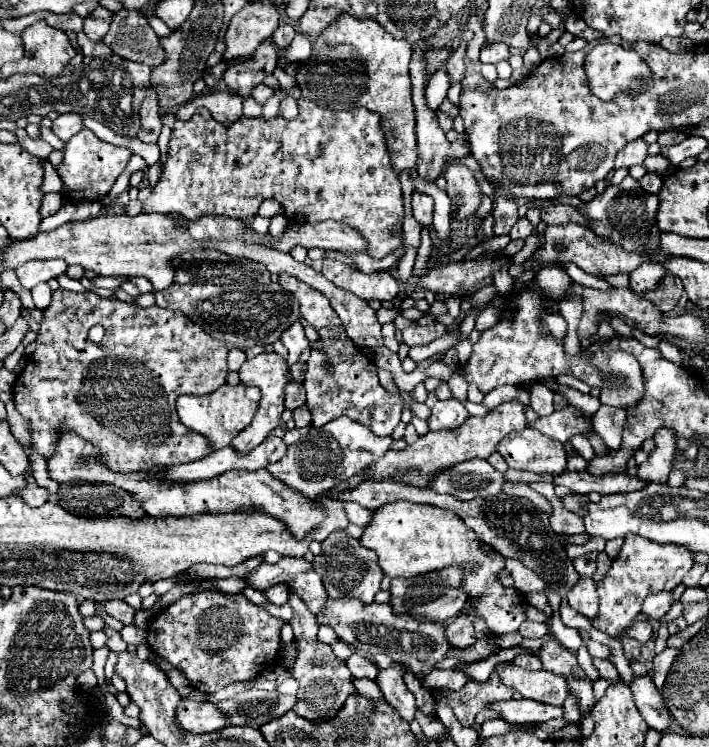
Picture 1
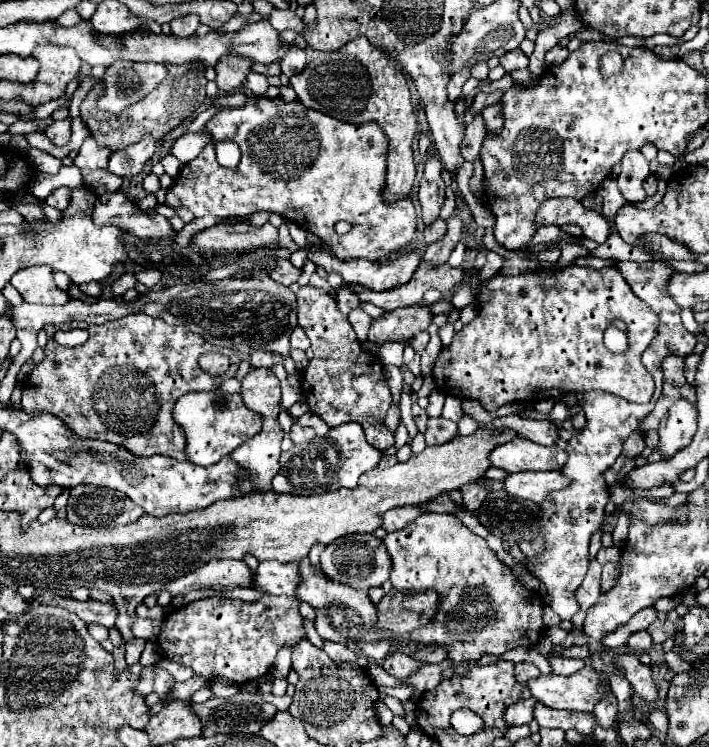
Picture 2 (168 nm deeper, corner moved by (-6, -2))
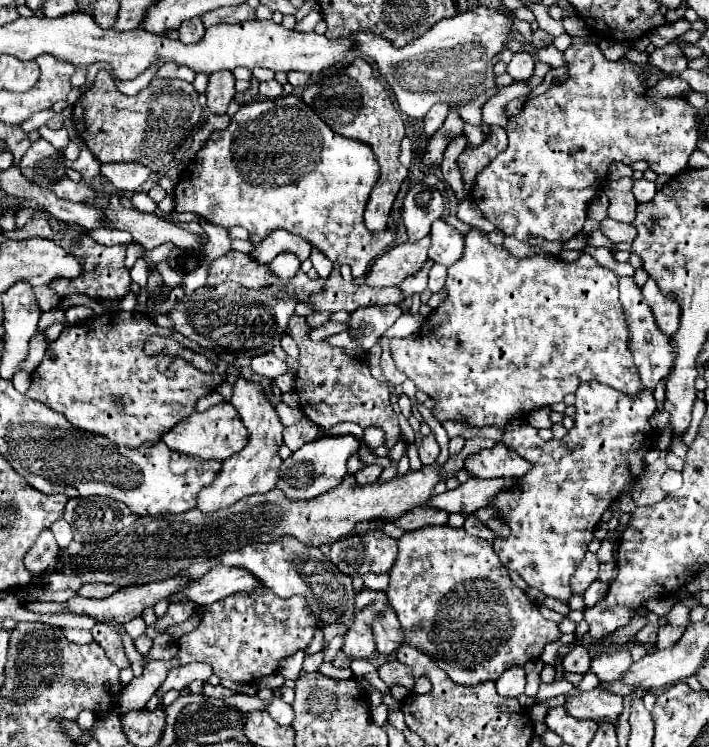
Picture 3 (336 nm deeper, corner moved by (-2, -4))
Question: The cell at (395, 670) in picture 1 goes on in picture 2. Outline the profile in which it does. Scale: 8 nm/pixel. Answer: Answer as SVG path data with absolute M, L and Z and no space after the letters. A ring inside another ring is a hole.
M400 651L390 653L390 655L384 659L384 663L382 663L382 667L386 669L386 673L390 673L392 677L396 677L396 679L400 679L400 681L404 681L404 679L408 679L410 675L414 675L422 665L424 665L422 661L416 661L414 657L406 655L406 653L400 653Z

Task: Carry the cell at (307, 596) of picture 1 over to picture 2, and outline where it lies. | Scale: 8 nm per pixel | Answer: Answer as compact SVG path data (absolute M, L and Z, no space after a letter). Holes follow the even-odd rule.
M262 561L254 575L254 587L266 591L268 595L296 597L300 583L300 563L278 563Z

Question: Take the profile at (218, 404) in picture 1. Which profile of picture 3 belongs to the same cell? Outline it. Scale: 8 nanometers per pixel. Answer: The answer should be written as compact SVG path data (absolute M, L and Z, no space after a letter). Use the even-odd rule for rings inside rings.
M220 403L210 407L204 413L192 413L182 423L174 425L166 435L162 435L162 441L172 451L180 451L202 459L226 461L246 445L246 429L242 427L242 421L238 419L238 413L234 411L234 407L230 403Z

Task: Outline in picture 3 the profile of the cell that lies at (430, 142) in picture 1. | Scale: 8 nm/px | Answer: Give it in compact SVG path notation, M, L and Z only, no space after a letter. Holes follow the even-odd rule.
M416 183L406 193L400 211L408 241L416 243L430 233L432 221L444 215L444 199L438 189L428 187L424 183Z

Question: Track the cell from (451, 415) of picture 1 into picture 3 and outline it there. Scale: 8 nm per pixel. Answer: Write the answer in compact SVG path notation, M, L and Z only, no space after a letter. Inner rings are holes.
M428 435L428 437L422 437L422 443L418 447L418 453L420 453L420 461L422 465L430 465L436 461L438 453L440 453L440 447L434 439L434 435Z

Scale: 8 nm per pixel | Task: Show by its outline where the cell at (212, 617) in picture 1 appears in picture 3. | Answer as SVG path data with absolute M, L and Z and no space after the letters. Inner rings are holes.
M258 587L250 593L240 591L218 603L206 605L200 625L192 633L176 641L176 645L180 647L178 657L174 661L150 661L144 667L142 677L134 677L126 685L118 701L120 713L144 709L146 701L164 683L168 669L192 661L212 665L214 675L218 675L220 679L230 679L236 683L258 683L256 679L272 675L284 657L306 649L320 625L322 621L312 613L302 595L282 599L272 591L266 591L266 587Z

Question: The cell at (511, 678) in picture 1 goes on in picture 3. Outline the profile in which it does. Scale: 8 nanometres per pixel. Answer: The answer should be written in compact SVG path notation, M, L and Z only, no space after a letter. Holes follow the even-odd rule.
M572 689L568 695L566 709L576 719L592 719L592 721L608 721L610 725L618 725L618 717L624 709L624 699L610 691L584 691Z

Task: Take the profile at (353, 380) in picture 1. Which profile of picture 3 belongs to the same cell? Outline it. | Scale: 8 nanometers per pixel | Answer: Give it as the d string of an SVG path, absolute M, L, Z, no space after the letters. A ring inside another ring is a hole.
M300 315L290 317L288 333L296 339L300 349L300 369L296 373L296 393L300 397L300 409L320 429L330 429L342 421L352 421L360 427L380 427L384 431L384 445L392 449L400 439L398 417L392 413L390 387L370 375L364 359L352 359L342 353L340 347L320 347L310 341L310 327Z

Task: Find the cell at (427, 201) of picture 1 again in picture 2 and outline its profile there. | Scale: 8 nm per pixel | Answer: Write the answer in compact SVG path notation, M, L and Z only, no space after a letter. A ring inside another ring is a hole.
M438 217L434 223L426 225L424 229L424 241L430 245L434 241L438 241L438 237L442 237L442 233L446 233L446 223L442 217Z

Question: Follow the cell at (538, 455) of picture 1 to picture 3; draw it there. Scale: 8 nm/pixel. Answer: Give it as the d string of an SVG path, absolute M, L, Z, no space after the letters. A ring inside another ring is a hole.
M502 443L492 449L482 449L464 459L464 469L476 479L498 479L498 477L522 477L530 469L520 455L506 451Z

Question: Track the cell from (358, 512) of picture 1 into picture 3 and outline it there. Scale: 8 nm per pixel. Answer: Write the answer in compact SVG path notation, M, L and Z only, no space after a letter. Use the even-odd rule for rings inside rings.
M414 507L414 511L408 511L402 515L402 519L396 519L396 525L404 531L414 531L428 525L446 525L448 513L446 511L434 511L432 507Z

